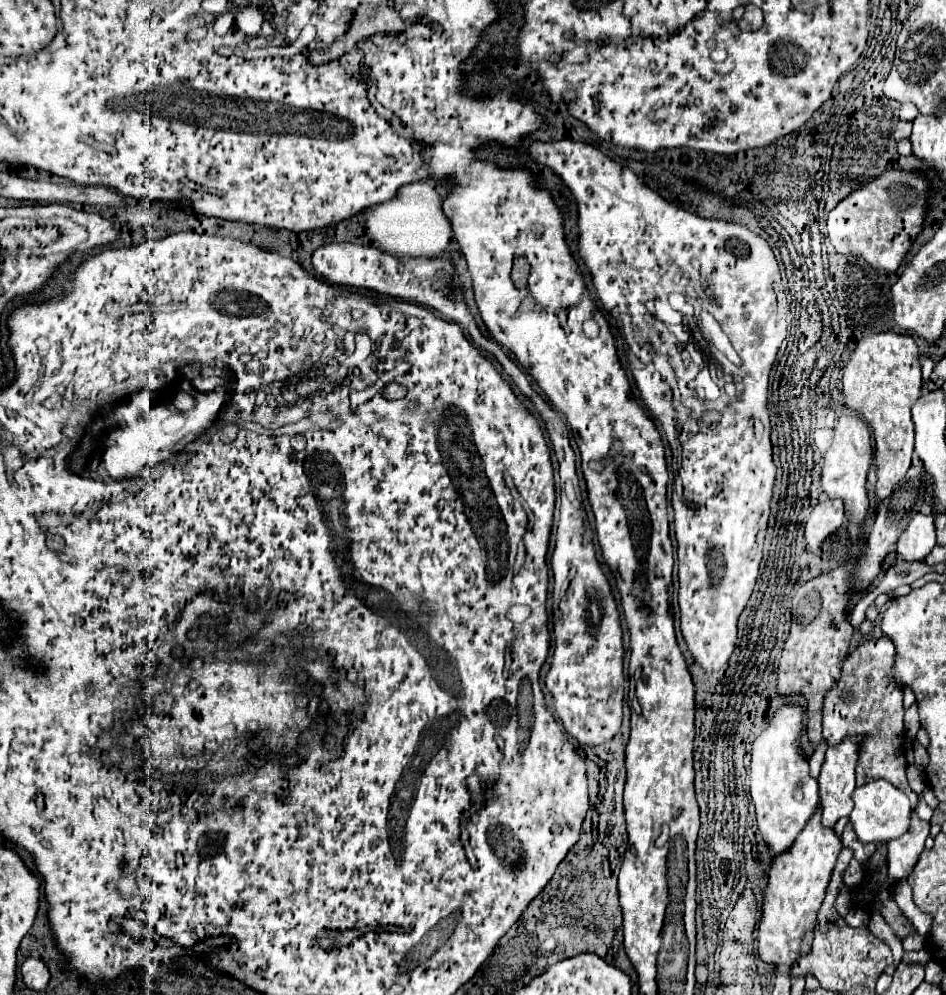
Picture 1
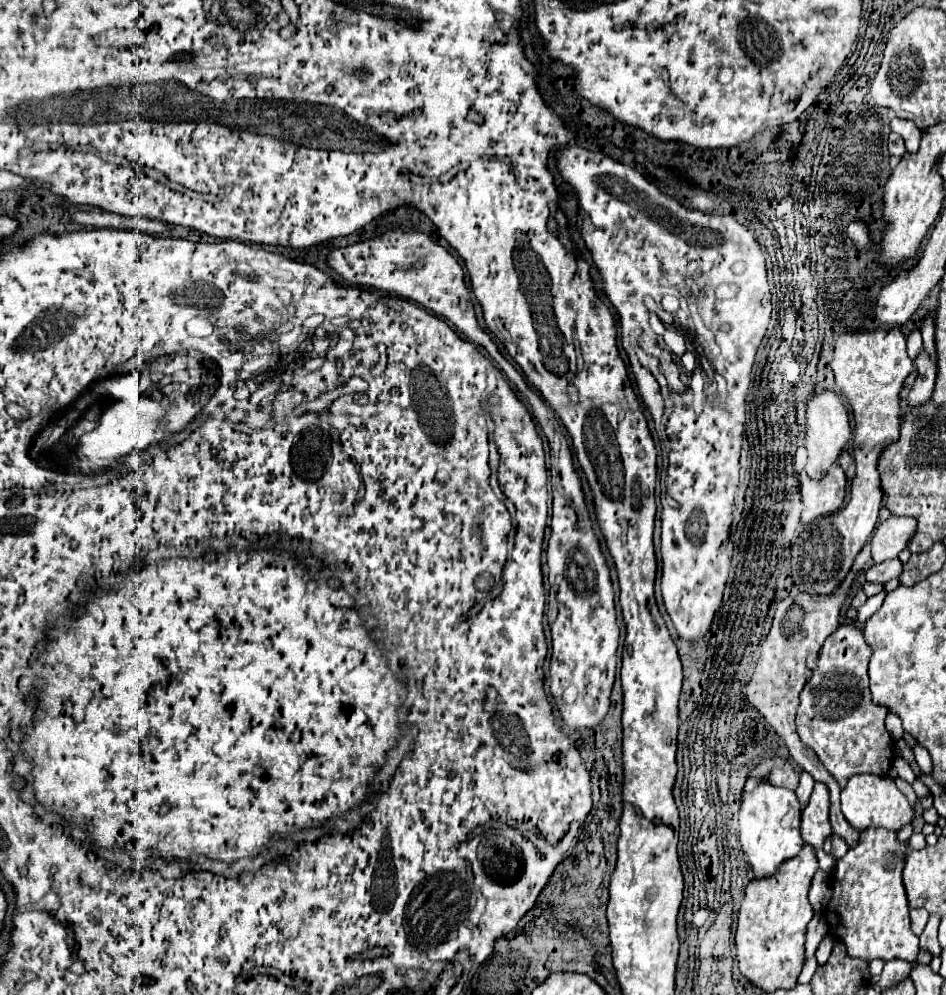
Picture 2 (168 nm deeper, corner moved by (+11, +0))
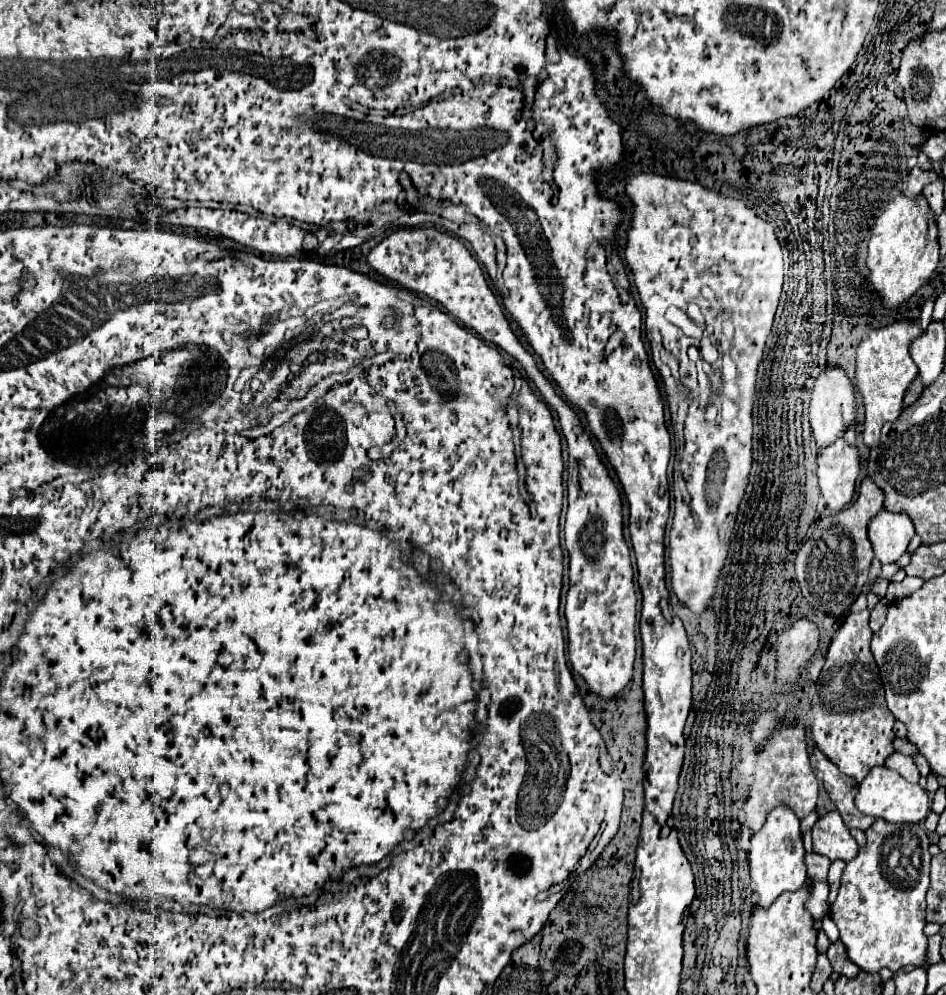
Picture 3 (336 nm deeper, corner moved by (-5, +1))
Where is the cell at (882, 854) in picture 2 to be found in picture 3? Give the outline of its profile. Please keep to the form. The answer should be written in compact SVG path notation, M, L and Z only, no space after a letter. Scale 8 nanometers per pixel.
M876 819L868 829L866 829L866 845L860 847L858 855L852 859L852 863L848 863L842 871L842 877L840 877L840 891L838 891L838 897L836 901L832 903L830 907L830 919L836 923L838 931L840 931L840 941L844 943L846 947L846 955L852 963L856 963L862 971L866 973L878 973L882 967L888 967L890 971L898 971L906 965L916 965L916 967L924 967L928 969L926 965L926 947L928 947L928 939L924 935L924 925L926 925L926 891L928 891L928 871L930 871L930 853L928 853L928 847L930 847L930 839L924 831L924 827L920 823L888 823L884 819Z

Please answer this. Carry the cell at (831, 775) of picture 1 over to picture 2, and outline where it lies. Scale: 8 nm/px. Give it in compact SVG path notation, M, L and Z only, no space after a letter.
M816 782L810 802L802 810L802 838L806 844L822 848L824 838L832 834L828 812L830 812L828 786L822 782Z

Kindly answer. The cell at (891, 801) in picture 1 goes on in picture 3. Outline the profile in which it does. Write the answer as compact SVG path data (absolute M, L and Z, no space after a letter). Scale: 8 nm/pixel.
M882 765L882 767L874 767L860 783L856 793L856 807L866 815L880 817L892 823L920 823L926 819L930 811L930 799L926 789L922 789L918 783L910 783L898 771Z

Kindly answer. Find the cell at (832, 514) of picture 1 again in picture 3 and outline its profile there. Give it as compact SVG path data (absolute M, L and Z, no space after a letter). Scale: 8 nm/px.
M844 437L828 445L818 457L820 489L826 505L832 511L844 509L854 497L854 483L860 471L860 457L856 447L848 445Z

